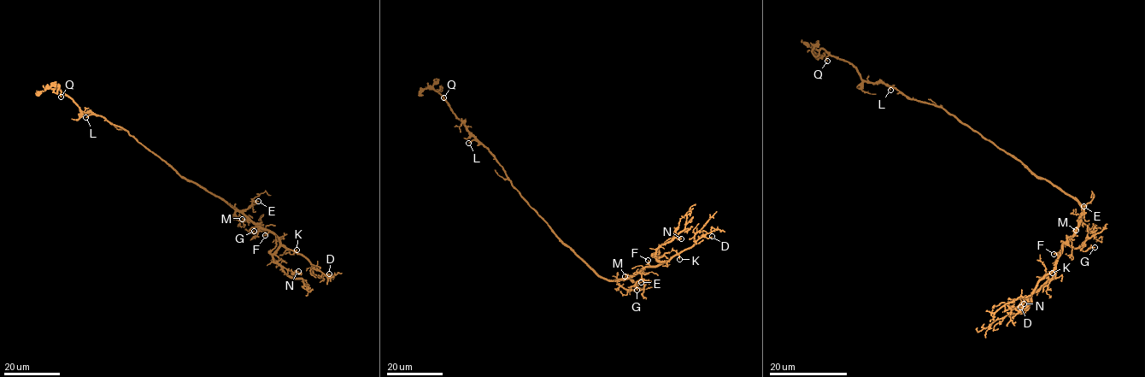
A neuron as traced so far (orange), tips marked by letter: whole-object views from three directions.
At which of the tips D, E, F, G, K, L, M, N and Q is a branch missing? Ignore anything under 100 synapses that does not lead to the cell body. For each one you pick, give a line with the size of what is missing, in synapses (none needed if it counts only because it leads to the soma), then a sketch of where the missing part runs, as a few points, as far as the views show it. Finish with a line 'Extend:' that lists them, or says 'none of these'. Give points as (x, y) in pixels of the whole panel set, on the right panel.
Extend: none of these

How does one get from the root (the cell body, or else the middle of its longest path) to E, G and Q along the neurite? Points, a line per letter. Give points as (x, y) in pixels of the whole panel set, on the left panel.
E: (178, 173), (239, 210), (246, 209), (254, 200), (258, 201)
G: (178, 173), (240, 210), (257, 227), (258, 231), (254, 233), (254, 231)
Q: (178, 173), (123, 127), (92, 112), (82, 112), (66, 94), (61, 93), (61, 97)

